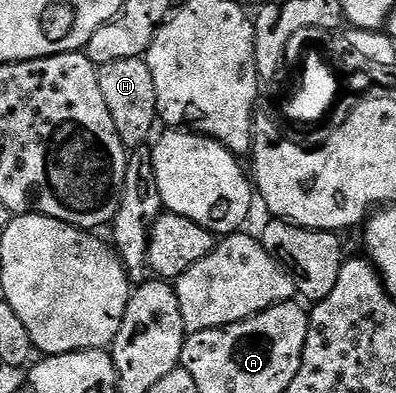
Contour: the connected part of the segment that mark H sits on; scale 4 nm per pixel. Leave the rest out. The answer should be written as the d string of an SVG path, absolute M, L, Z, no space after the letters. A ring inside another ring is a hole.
M123 58L119 62L107 62L98 67L97 77L99 90L103 90L103 99L107 101L107 110L111 110L111 122L115 122L115 130L119 130L119 138L126 149L148 145L154 135L153 127L158 127L159 124L155 78L151 78L148 62L143 58Z

